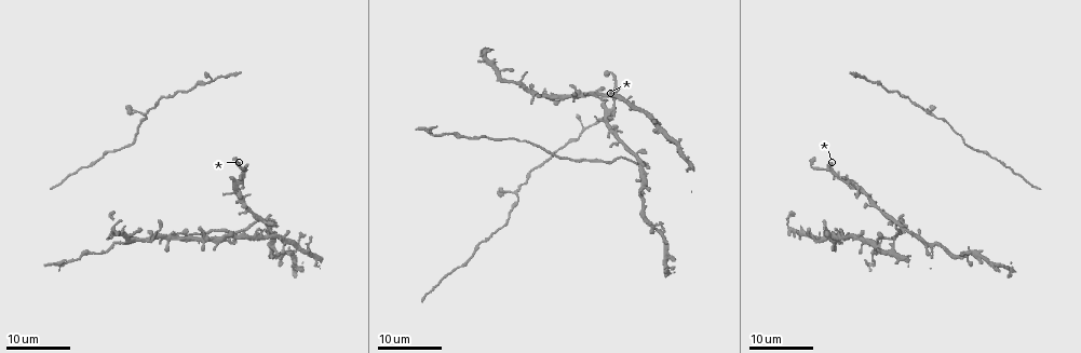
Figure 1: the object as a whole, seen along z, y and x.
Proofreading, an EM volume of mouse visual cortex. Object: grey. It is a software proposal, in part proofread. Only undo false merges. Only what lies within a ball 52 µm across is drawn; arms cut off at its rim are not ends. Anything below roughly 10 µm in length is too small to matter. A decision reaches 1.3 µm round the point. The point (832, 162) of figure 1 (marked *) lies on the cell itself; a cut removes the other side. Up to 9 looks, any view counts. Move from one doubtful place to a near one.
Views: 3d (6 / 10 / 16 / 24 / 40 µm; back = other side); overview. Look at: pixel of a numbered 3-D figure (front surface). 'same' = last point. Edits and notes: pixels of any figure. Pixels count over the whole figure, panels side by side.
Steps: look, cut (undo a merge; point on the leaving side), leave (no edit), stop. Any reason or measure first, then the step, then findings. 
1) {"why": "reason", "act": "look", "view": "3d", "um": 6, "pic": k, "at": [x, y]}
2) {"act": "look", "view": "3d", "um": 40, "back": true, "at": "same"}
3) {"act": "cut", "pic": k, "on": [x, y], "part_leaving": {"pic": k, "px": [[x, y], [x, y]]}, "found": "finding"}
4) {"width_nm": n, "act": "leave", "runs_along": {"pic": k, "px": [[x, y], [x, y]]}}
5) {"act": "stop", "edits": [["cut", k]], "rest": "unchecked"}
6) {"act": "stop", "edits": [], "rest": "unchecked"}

{"why": "side arm on a straight run", "act": "look", "view": "3d", "um": 16, "pic": 1, "at": [839, 180]}

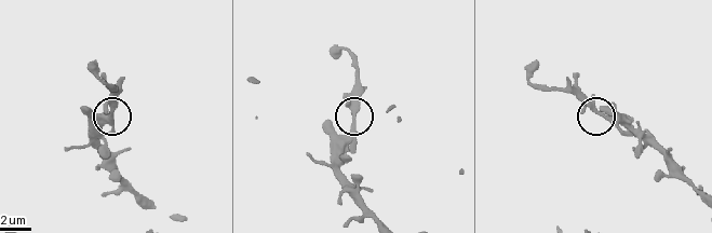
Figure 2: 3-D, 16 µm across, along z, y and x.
{"act": "look", "view": "3d", "um": 10, "pic": 2, "at": [352, 121]}

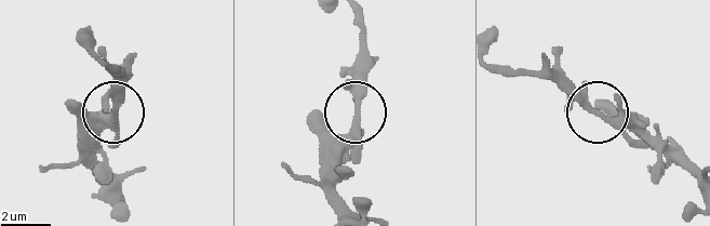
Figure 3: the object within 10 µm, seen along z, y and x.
{"width_nm": 240, "act": "leave", "runs_along": {"pic": 3, "px": [[560, 48], [564, 77], [591, 107], [657, 125]]}, "found": "one cell here"}

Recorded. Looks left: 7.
{"why": "thick turns thin", "act": "look", "view": "3d", "um": 16, "pic": 1, "at": [222, 237]}

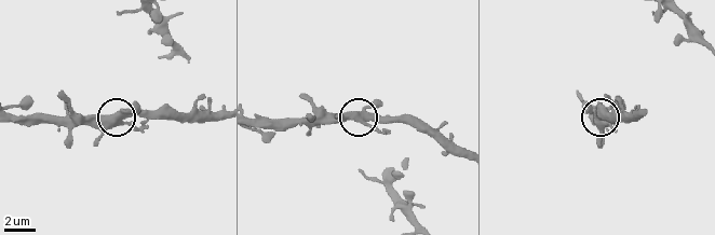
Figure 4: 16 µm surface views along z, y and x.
{"act": "look", "view": "3d", "um": 6, "pic": 4, "at": [353, 114]}

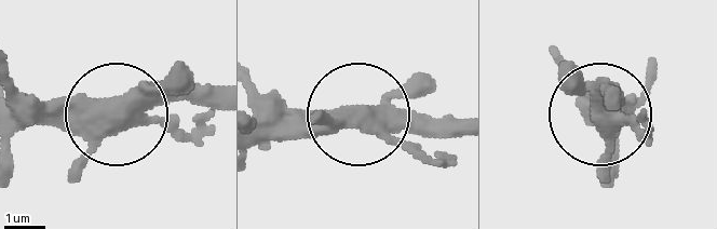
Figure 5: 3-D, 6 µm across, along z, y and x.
{"arms": 4, "act": "leave", "found": "one cell here"}

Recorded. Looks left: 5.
{"why": "calibre changes", "act": "look", "view": "3d", "um": 16, "pic": 1, "at": [565, 144]}

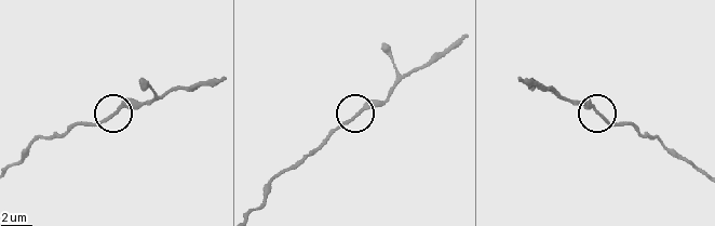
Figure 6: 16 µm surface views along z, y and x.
{"why": "closer look", "act": "look", "view": "3d", "um": 10, "pic": 6, "at": [117, 110]}

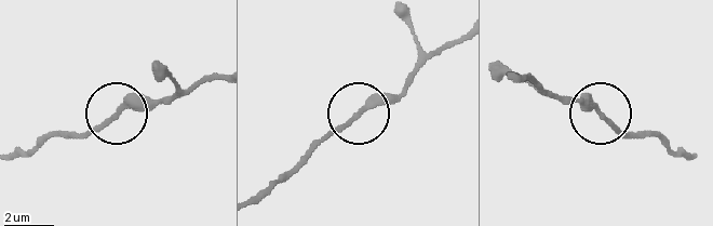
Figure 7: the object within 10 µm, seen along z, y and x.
{"act": "leave", "found": "one cell here"}

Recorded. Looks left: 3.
{"why": "narrows sharply", "act": "look", "view": "3d", "um": 24, "pic": 1, "at": [518, 198]}

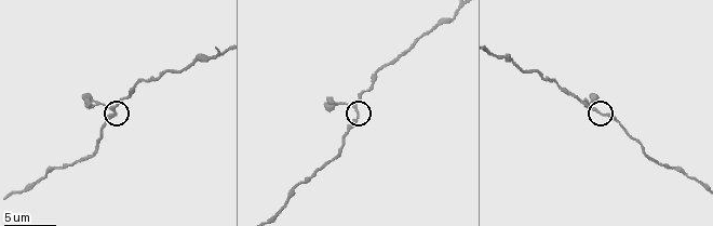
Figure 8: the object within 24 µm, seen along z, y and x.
{"why": "zoom in", "act": "look", "view": "3d", "um": 6, "pic": 8, "at": [603, 113]}

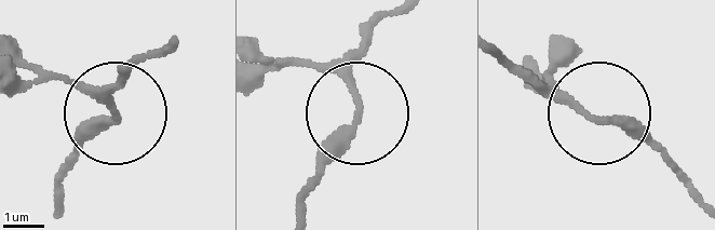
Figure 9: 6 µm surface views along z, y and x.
{"width_nm": 190, "act": "leave", "runs_along": {"pic": 9, "px": [[388, 14], [350, 72], [353, 134], [309, 183]]}, "found": "continuous, no second cell"}

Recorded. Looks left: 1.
{"act": "stop", "edits": [], "rest": "unchecked"}

